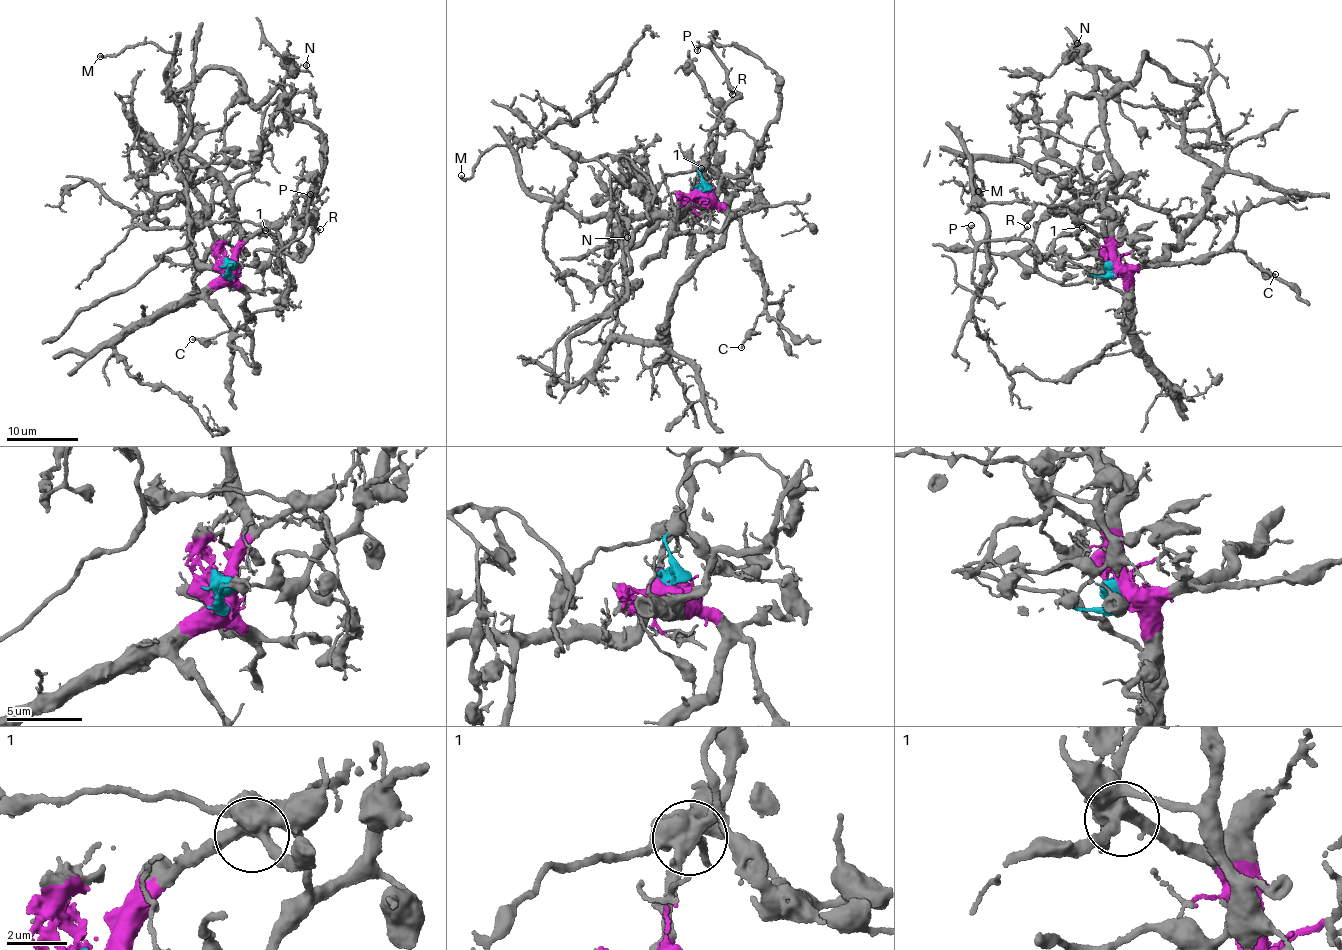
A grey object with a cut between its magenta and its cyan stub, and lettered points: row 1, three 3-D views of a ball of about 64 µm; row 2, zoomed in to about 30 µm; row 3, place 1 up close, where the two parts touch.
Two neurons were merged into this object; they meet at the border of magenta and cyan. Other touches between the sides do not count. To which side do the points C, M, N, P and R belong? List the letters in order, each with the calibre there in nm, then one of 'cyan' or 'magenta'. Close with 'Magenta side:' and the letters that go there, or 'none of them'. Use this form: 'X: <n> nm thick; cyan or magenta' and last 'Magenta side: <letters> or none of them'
C: 140 nm thick; magenta
M: 240 nm thick; magenta
N: 90 nm thick; cyan
P: 240 nm thick; magenta
R: 130 nm thick; magenta
Magenta side: C, M, P, R

